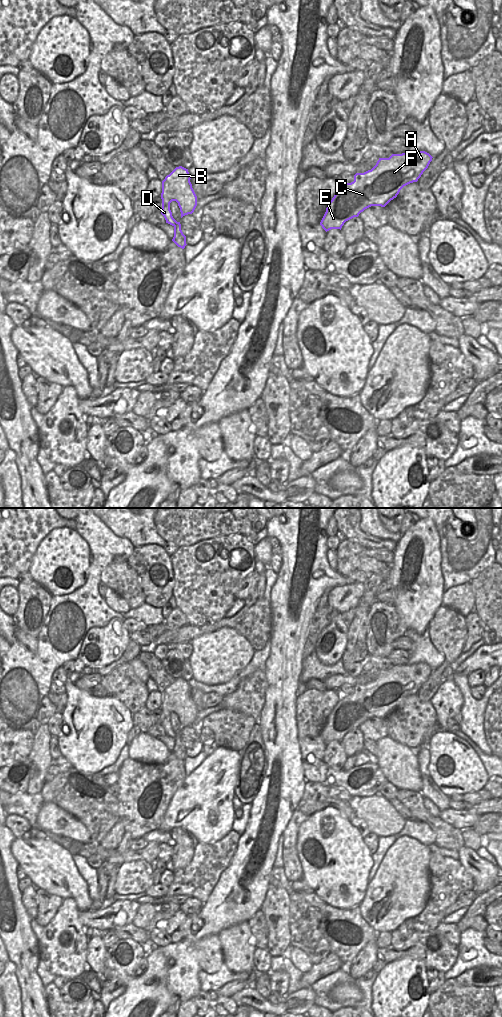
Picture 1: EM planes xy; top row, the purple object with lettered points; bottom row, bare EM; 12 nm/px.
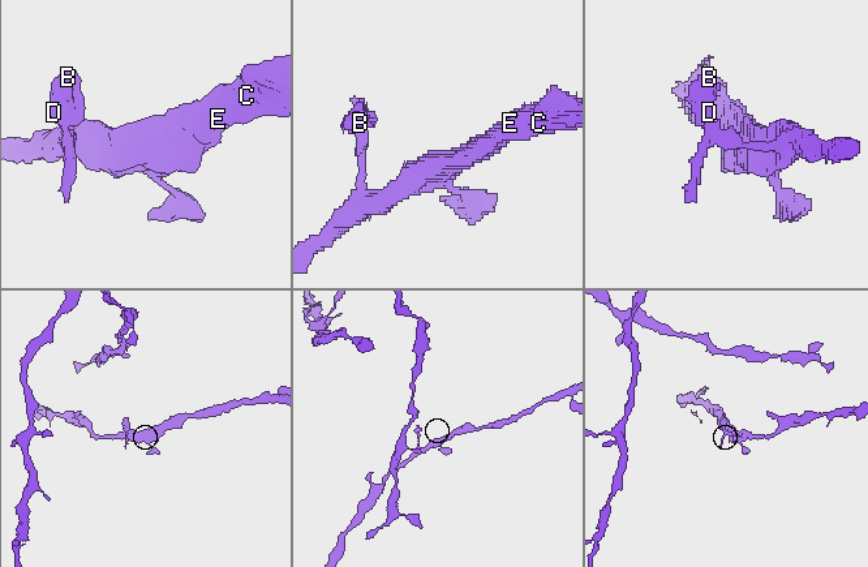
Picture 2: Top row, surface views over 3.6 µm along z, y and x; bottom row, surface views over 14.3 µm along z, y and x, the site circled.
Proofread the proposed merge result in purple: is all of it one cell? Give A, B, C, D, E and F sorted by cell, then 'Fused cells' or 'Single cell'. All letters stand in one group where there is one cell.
Groups: A B C D E F. Single cell

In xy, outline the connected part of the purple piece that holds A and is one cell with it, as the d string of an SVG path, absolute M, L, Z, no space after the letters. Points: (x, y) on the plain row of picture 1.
M425 663L415 665L392 666L389 670L379 670L376 677L364 685L356 685L354 693L338 700L337 705L329 714L326 724L320 734L327 744L331 741L340 741L344 735L371 718L385 719L397 709L400 702L413 694L417 694L432 673L432 668Z

